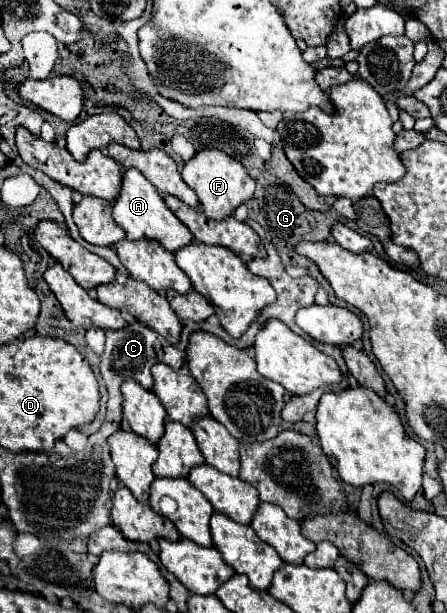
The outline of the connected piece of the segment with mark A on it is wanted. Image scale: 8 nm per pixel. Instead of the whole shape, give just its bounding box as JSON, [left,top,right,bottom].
[114,168,192,252]

